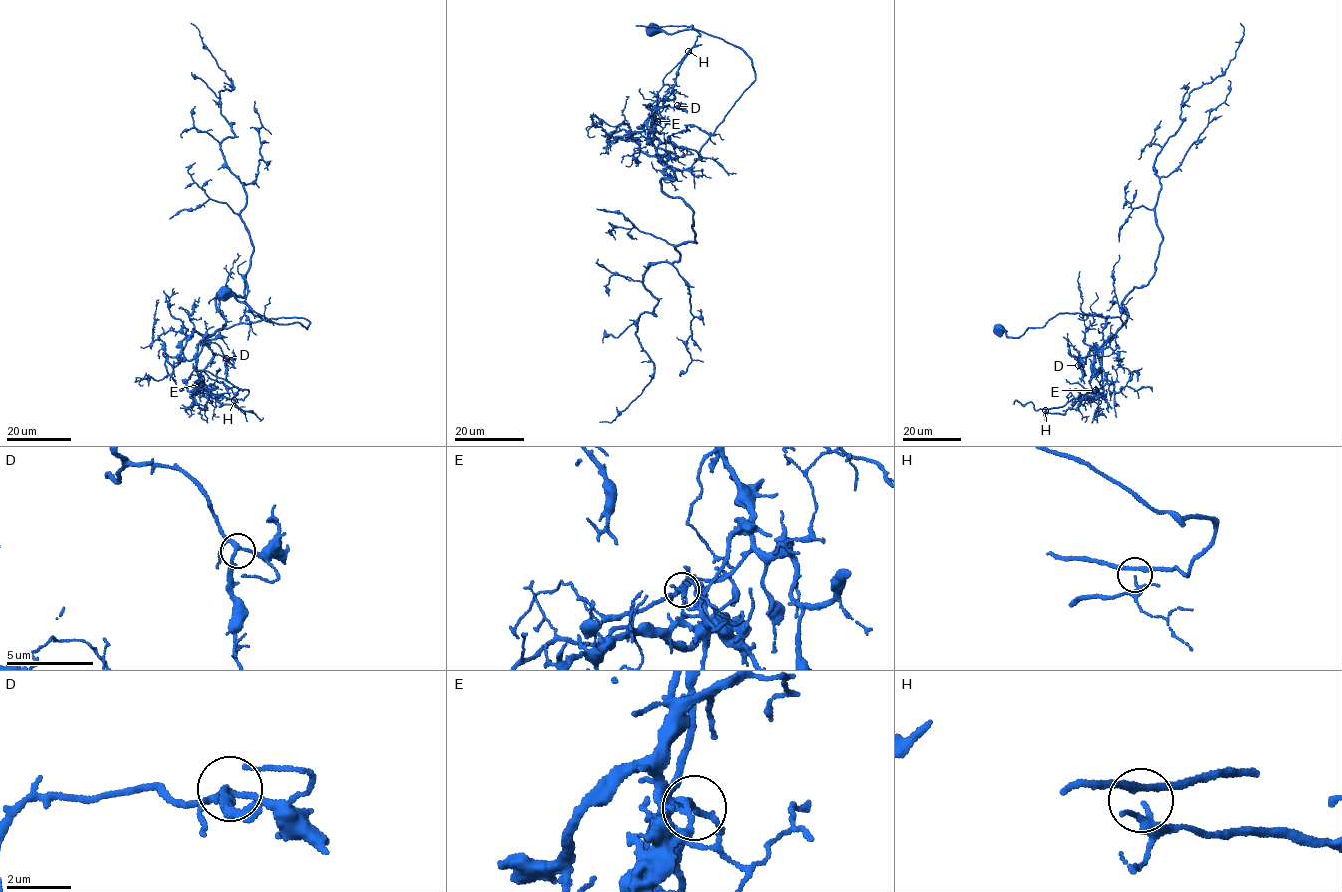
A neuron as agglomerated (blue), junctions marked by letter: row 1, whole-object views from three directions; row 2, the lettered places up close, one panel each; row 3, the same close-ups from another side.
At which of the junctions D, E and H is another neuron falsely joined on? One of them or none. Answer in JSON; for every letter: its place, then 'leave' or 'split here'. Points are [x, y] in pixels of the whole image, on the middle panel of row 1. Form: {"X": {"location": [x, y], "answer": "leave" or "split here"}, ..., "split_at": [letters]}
{"D": {"location": [677, 105], "answer": "leave"}, "E": {"location": [657, 121], "answer": "split here"}, "H": {"location": [688, 51], "answer": "leave"}, "split_at": ["E"]}

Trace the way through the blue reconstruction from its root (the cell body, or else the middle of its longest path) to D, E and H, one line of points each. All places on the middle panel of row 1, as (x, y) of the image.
D: (653, 29), (702, 31), (752, 63), (755, 80), (681, 170), (667, 166), (648, 135), (651, 110), (677, 105)
E: (653, 29), (720, 38), (748, 56), (755, 78), (689, 167), (670, 169), (657, 155), (649, 138), (657, 121)
H: (653, 29), (720, 38), (743, 51), (755, 73), (699, 159), (670, 169), (649, 138), (663, 79), (688, 51)

